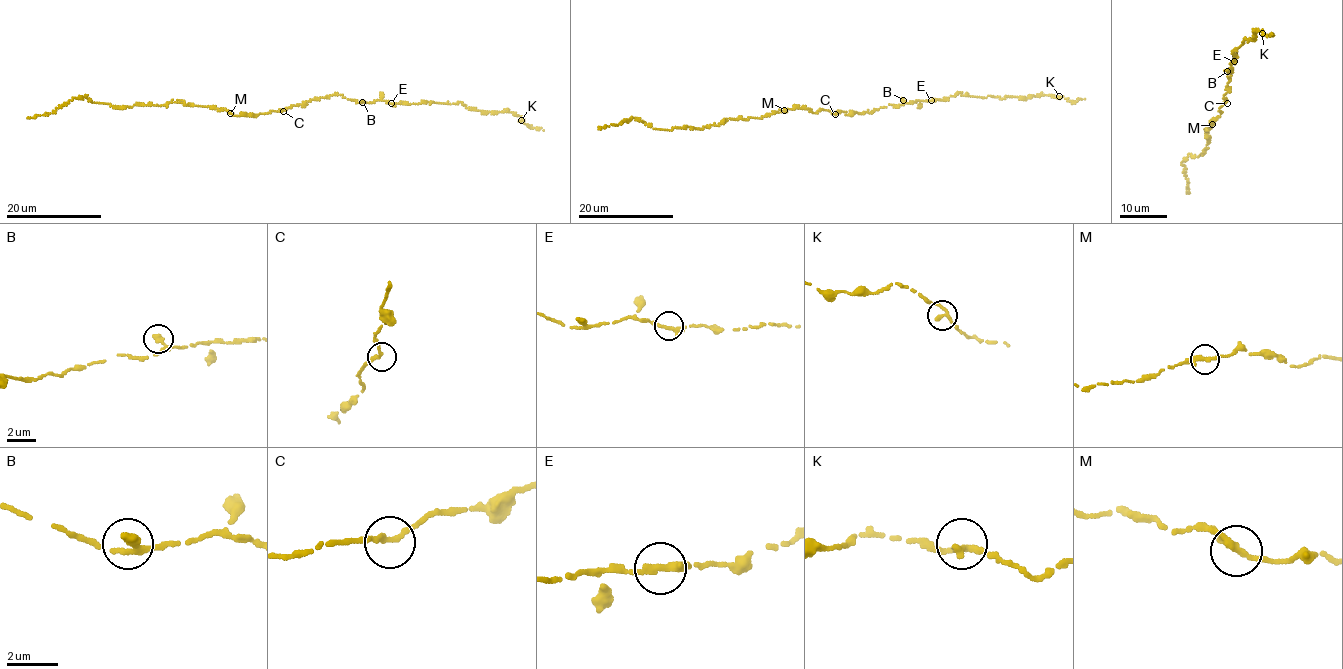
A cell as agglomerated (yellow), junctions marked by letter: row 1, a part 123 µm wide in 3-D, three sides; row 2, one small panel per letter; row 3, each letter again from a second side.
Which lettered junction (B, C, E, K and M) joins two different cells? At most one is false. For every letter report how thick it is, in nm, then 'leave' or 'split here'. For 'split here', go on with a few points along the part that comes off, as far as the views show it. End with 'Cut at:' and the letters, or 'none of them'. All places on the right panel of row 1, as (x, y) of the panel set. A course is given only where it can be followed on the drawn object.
B: calibre 280 nm; leave
C: calibre 240 nm; leave
E: calibre 280 nm; leave
K: calibre 280 nm; leave
M: calibre 280 nm; leave
Cut at: none of them

